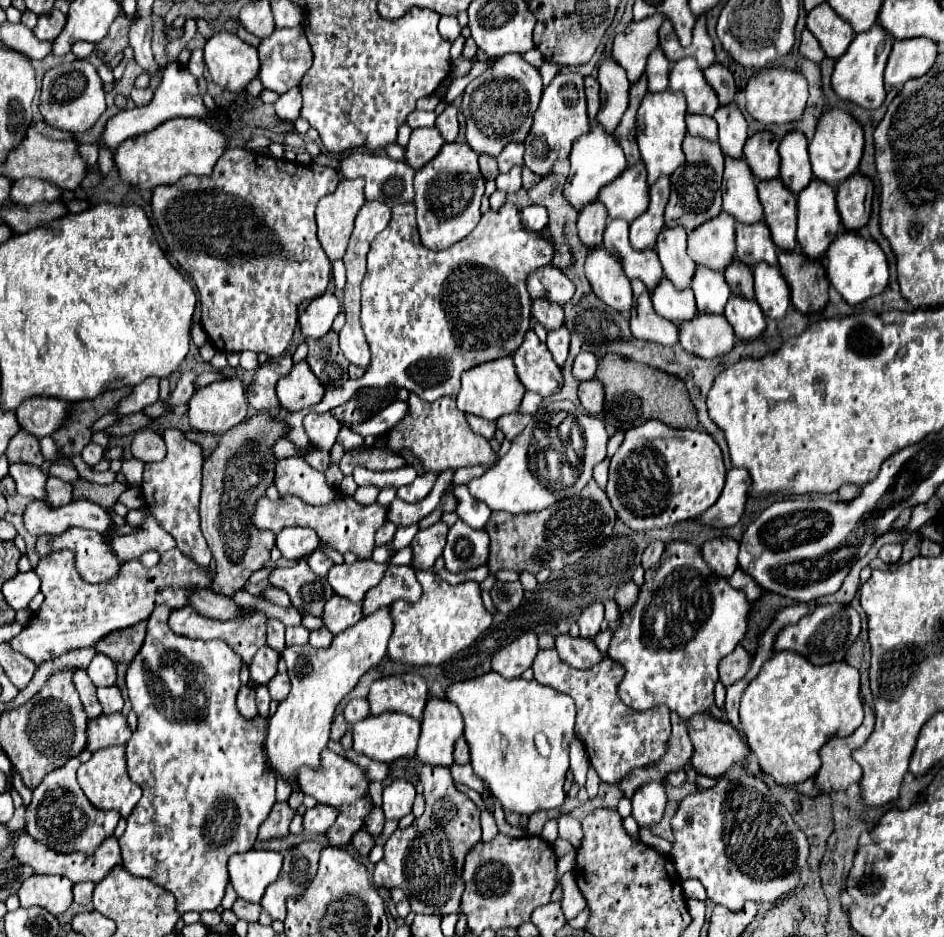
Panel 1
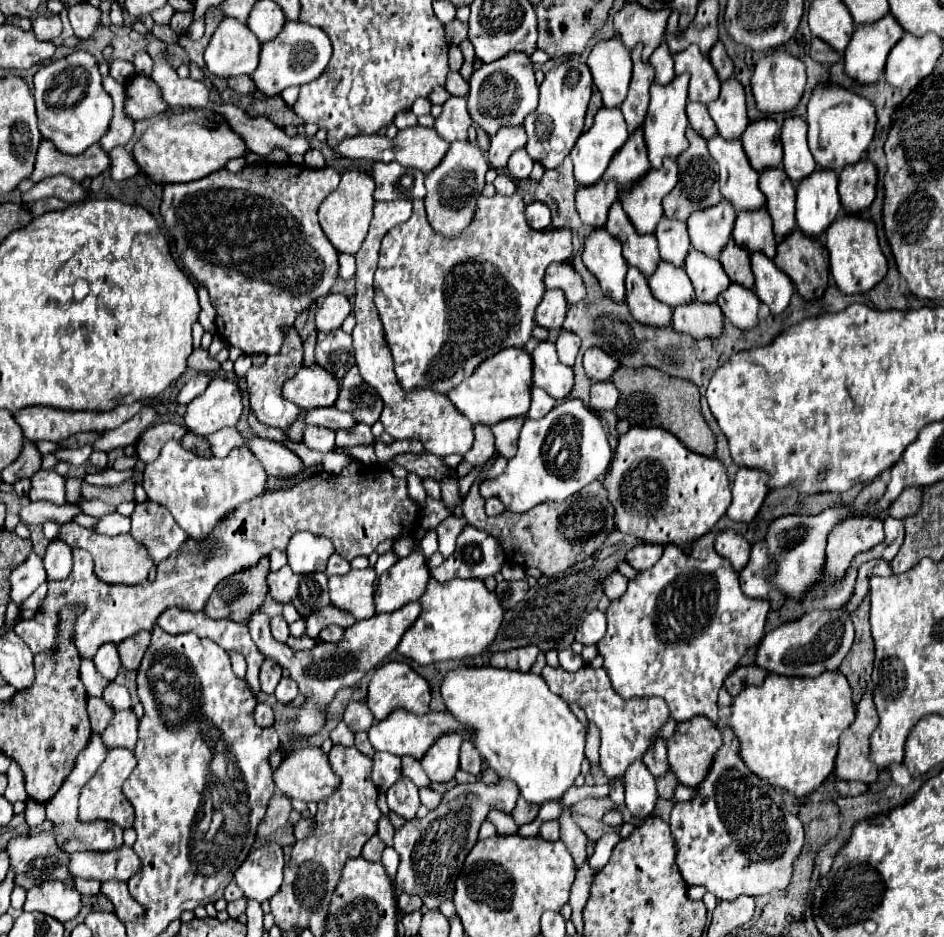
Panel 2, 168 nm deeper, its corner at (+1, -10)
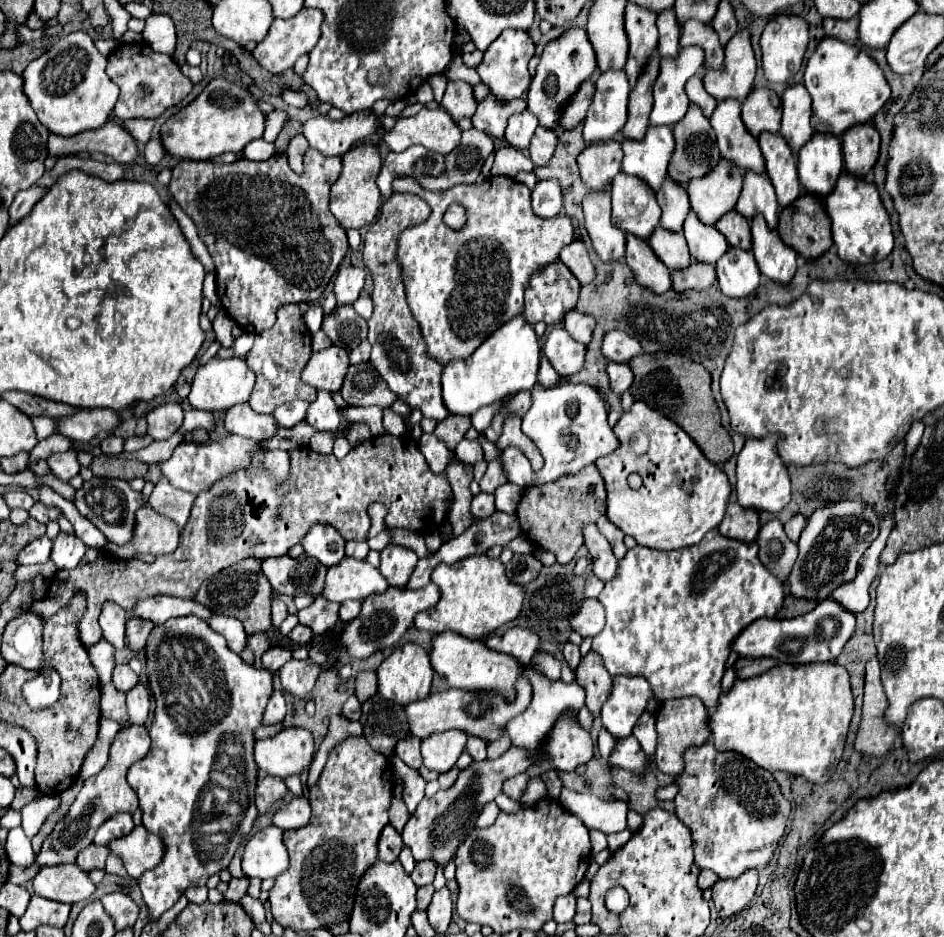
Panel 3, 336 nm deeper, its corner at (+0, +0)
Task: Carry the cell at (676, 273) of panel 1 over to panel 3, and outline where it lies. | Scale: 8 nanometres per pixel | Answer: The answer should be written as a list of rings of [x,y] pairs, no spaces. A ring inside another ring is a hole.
[[[666,177],[664,185],[660,187],[660,193],[656,193],[656,199],[658,199],[658,205],[662,207],[660,225],[664,229],[680,233],[682,223],[684,223],[688,211],[690,211],[686,185],[676,185],[676,181]]]

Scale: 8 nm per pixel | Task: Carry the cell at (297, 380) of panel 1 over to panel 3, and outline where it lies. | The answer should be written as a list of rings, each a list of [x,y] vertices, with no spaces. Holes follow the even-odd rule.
[[[332,345],[324,351],[312,353],[308,365],[304,367],[302,379],[316,389],[326,389],[330,393],[336,393],[342,387],[348,367],[350,367],[348,349]]]

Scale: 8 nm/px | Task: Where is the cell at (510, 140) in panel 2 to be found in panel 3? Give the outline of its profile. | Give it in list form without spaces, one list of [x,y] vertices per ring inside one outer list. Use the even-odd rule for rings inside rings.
[[[488,93],[486,99],[482,99],[478,103],[476,113],[472,115],[472,125],[476,129],[480,129],[480,131],[486,131],[492,137],[502,139],[508,117],[514,115],[514,113],[520,113],[524,109],[526,109],[526,101],[524,99],[498,101],[492,93]]]

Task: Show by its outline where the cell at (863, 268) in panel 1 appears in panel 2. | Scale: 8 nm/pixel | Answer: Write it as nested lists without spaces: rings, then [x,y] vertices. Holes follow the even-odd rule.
[[[841,215],[835,223],[825,231],[825,247],[829,251],[829,269],[835,279],[835,285],[845,295],[867,293],[877,283],[883,281],[887,273],[887,261],[879,249],[877,229],[871,219],[863,215]]]

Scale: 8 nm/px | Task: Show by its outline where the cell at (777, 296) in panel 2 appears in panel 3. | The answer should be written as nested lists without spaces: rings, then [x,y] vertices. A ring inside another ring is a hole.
[[[756,215],[750,221],[752,227],[752,253],[756,263],[768,279],[776,283],[788,283],[796,273],[796,257],[798,253],[784,245],[776,229],[768,229],[764,217]]]

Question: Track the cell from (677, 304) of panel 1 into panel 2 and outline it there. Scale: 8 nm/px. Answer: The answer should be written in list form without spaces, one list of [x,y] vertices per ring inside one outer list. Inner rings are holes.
[[[661,261],[651,275],[649,287],[655,299],[661,299],[661,303],[667,303],[671,309],[679,307],[679,303],[691,303],[693,299],[693,285],[683,267],[673,267],[665,261]]]

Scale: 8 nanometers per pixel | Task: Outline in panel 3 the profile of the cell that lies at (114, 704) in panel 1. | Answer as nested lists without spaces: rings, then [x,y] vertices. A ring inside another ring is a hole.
[[[128,663],[116,665],[116,667],[114,667],[114,673],[112,673],[112,685],[114,685],[118,691],[128,693],[136,683],[138,683],[138,675],[130,669]]]

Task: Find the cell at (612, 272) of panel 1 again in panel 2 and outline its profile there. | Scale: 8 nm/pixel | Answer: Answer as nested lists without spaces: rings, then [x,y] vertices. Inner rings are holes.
[[[595,229],[585,239],[583,263],[599,281],[601,291],[613,301],[625,301],[627,263],[621,255],[621,243],[605,229]]]

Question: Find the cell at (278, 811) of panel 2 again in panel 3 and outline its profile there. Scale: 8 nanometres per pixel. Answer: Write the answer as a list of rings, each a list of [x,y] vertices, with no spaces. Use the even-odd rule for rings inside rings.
[[[258,775],[256,781],[256,807],[260,813],[270,809],[276,801],[280,801],[286,795],[286,785],[278,777],[268,777],[268,775]]]

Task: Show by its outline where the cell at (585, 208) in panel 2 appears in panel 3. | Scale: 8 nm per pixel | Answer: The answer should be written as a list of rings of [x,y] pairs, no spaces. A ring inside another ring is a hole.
[[[618,139],[602,141],[600,145],[586,145],[578,155],[582,181],[590,191],[608,191],[612,179],[620,173],[622,143]]]

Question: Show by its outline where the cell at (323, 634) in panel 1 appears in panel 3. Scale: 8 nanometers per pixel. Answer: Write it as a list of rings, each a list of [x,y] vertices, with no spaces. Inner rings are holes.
[[[344,601],[340,605],[340,621],[346,623],[346,621],[356,619],[360,613],[360,605],[362,605],[362,601]]]

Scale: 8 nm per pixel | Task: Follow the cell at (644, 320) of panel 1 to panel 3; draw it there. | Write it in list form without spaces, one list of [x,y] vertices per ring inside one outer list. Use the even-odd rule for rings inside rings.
[[[626,233],[626,261],[636,273],[638,283],[650,287],[654,293],[666,293],[672,287],[668,269],[664,269],[664,263],[652,253],[648,241],[640,241],[640,237],[632,237],[632,233]]]

